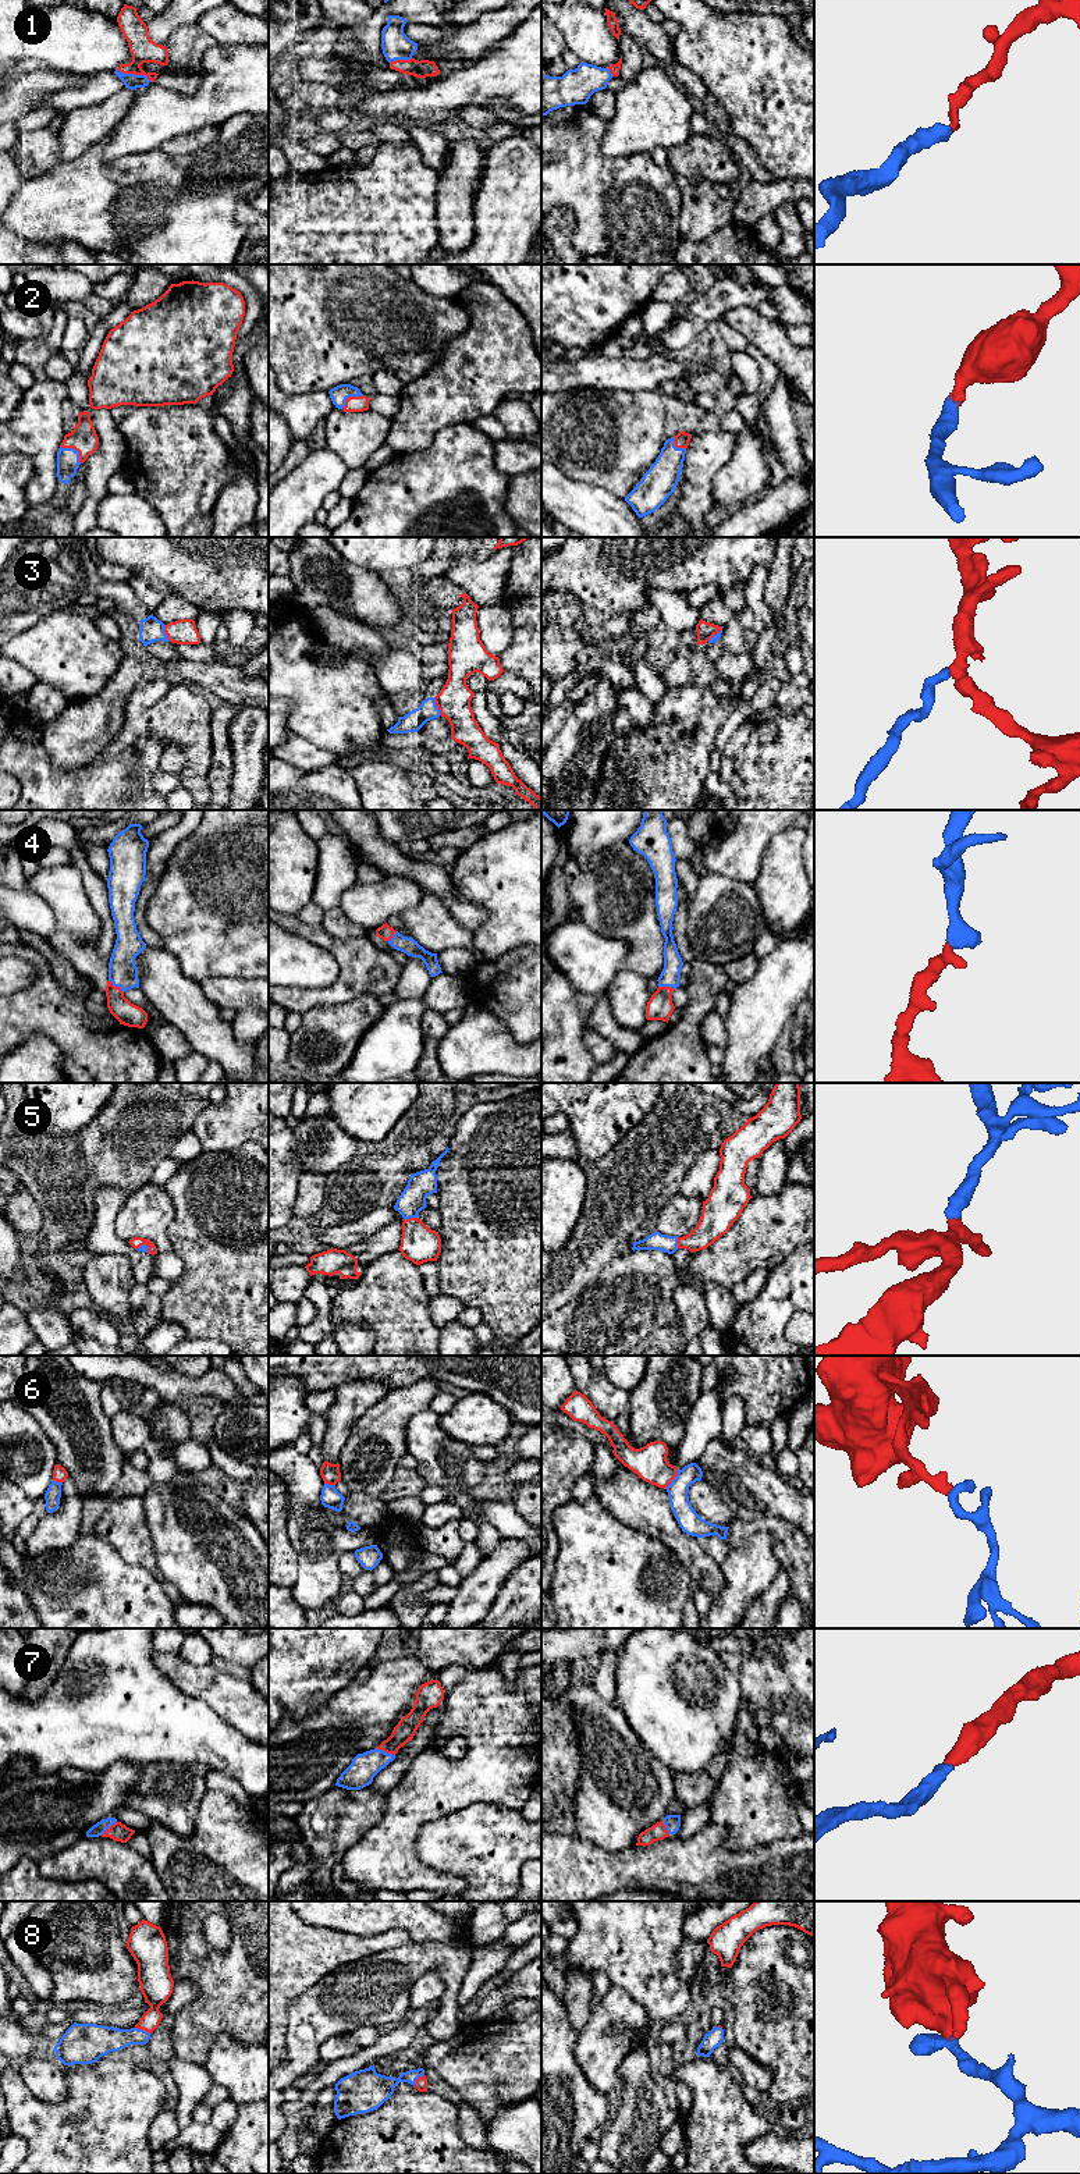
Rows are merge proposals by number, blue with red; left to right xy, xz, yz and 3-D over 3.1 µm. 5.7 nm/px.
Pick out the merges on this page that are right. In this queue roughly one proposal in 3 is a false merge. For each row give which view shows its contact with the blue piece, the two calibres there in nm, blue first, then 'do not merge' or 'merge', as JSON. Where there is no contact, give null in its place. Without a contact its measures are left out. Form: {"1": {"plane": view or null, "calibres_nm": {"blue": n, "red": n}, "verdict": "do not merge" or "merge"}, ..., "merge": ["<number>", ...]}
{"1": {"plane": "xy", "calibres_nm": {"blue": 90, "red": 150}, "verdict": "merge"}, "2": {"plane": "xy", "calibres_nm": {"blue": 130, "red": 160}, "verdict": "merge"}, "3": {"plane": "xz", "calibres_nm": {"blue": 120, "red": 190}, "verdict": "do not merge"}, "4": {"plane": "xy", "calibres_nm": {"blue": 170, "red": 140}, "verdict": "merge"}, "5": {"plane": "xz", "calibres_nm": {"blue": 160, "red": 220}, "verdict": "merge"}, "6": {"plane": "yz", "calibres_nm": {"blue": 120, "red": 200}, "verdict": "do not merge"}, "7": {"plane": "xz", "calibres_nm": {"blue": 160, "red": 120}, "verdict": "merge"}, "8": {"plane": "xz", "calibres_nm": {"blue": 180, "red": 70}, "verdict": "merge"}, "merge": ["1", "2", "4", "5", "7", "8"]}

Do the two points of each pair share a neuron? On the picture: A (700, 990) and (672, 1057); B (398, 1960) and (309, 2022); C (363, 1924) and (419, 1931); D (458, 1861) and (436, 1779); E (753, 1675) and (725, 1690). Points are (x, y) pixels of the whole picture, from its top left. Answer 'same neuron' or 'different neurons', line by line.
A: same neuron
B: same neuron
C: same neuron
D: different neurons
E: different neurons

